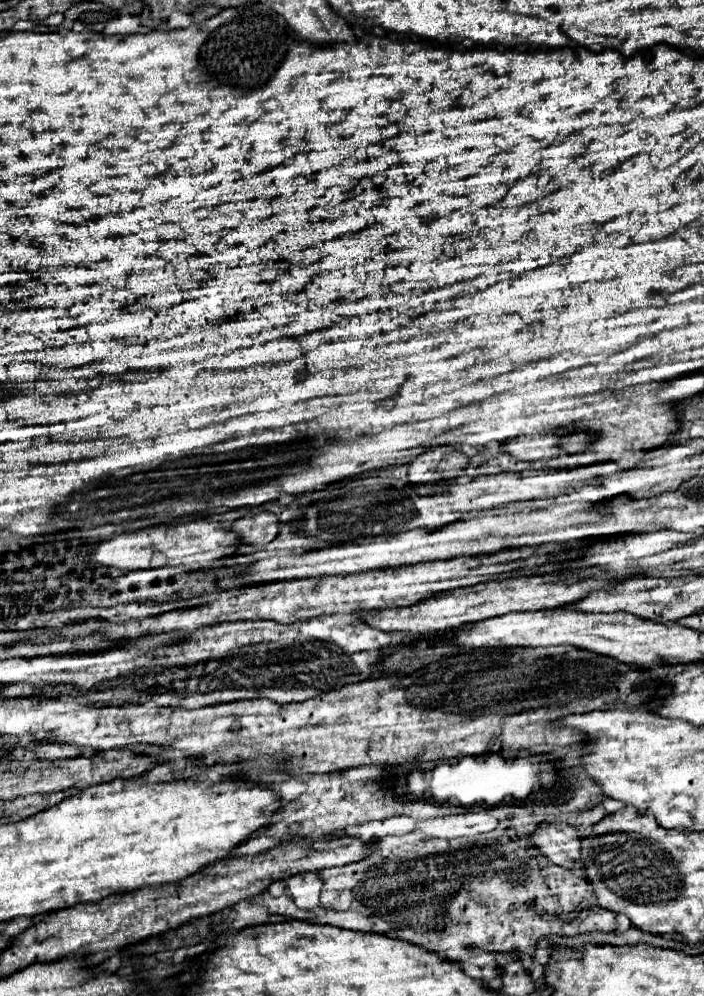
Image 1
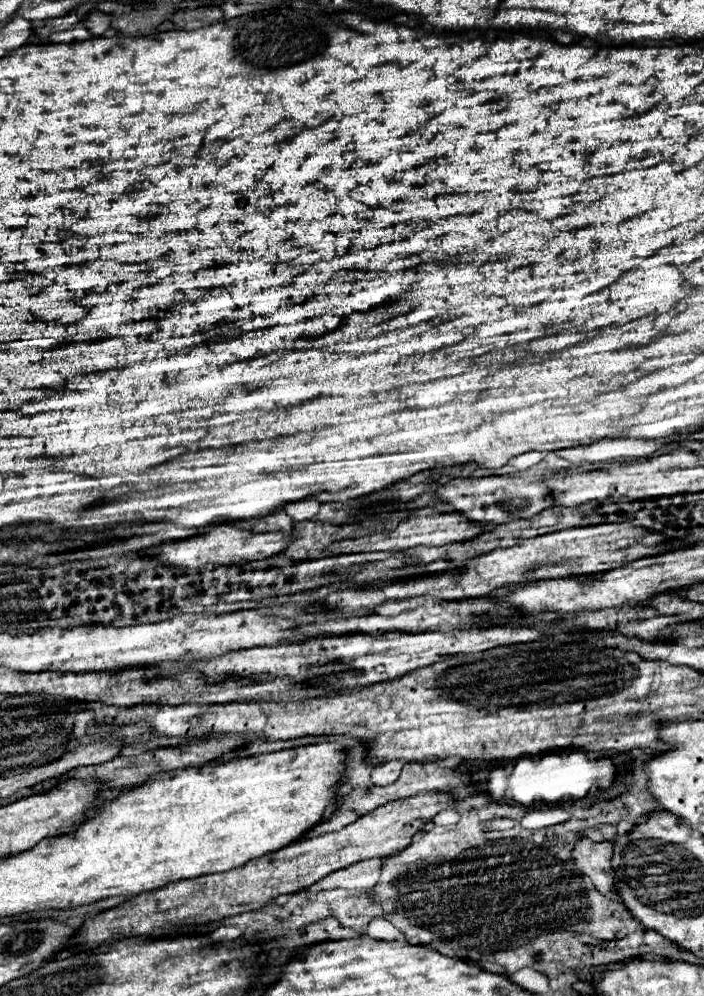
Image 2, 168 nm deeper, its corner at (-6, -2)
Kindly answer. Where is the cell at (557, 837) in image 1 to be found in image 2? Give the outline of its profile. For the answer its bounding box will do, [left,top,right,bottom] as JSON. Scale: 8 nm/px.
[573,839,615,895]

